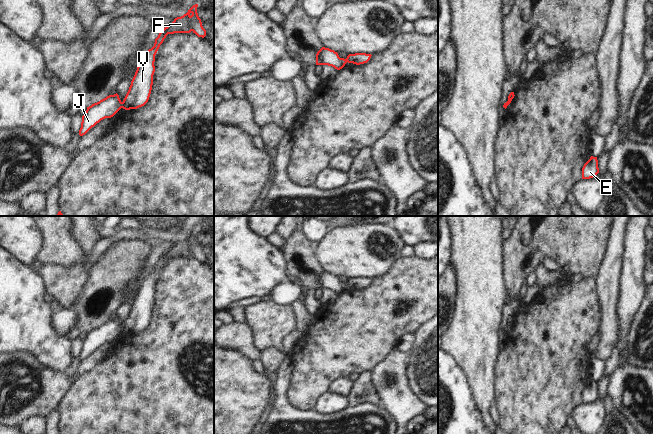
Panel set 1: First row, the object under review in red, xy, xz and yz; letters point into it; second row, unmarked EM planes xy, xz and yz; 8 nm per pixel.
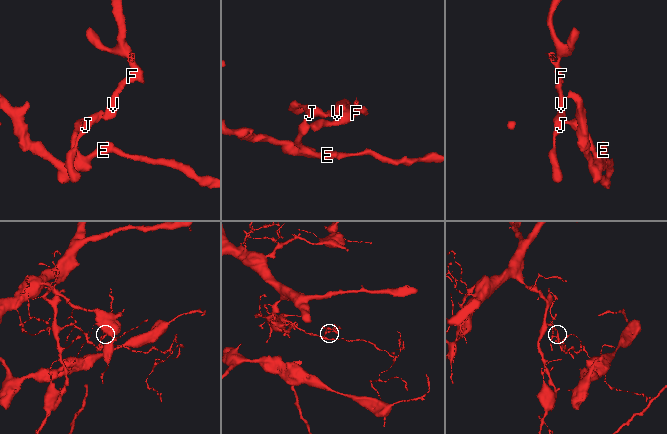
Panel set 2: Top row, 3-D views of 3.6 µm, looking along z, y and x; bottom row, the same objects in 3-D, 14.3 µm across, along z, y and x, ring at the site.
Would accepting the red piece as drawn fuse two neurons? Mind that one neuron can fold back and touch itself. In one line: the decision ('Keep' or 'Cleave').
Cleave.

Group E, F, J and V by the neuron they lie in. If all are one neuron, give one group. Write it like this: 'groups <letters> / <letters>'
groups E J / F V

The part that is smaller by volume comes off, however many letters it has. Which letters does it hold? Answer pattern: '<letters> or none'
F, V.

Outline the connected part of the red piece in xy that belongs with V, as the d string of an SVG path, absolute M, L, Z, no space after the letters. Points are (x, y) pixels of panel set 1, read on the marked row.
M195 4L186 14L175 18L171 24L159 33L154 46L143 55L122 102L123 109L137 109L148 102L155 72L155 55L168 34L190 33L192 31L198 37L204 38L206 36L206 30L203 28L201 19L198 16L197 7L198 4Z

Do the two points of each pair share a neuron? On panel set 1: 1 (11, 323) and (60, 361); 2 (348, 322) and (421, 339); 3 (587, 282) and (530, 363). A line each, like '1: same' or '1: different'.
1: same
2: different
3: same

